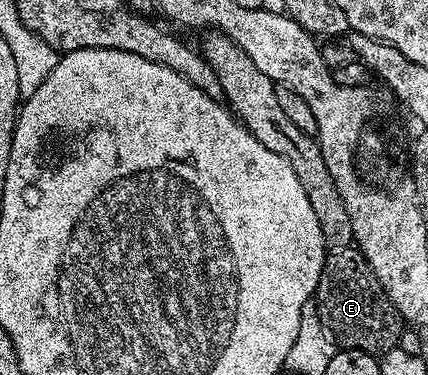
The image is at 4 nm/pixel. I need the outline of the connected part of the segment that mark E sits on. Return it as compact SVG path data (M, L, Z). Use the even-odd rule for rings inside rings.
M350 245L328 252L326 260L323 261L321 279L318 280L313 300L322 327L338 348L361 350L371 356L379 357L398 346L405 327L402 317L393 307L389 297L385 295L375 272L369 268L358 248Z

